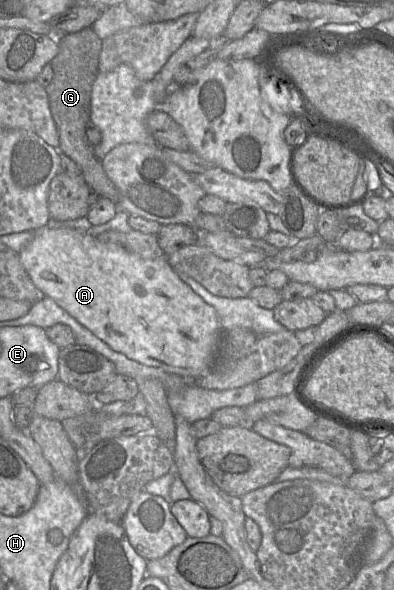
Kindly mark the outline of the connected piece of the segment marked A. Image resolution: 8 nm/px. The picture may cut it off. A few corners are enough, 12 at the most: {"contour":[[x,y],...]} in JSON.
{"contour":[[46,225],[33,284],[113,350],[191,379],[217,312],[166,257]]}

